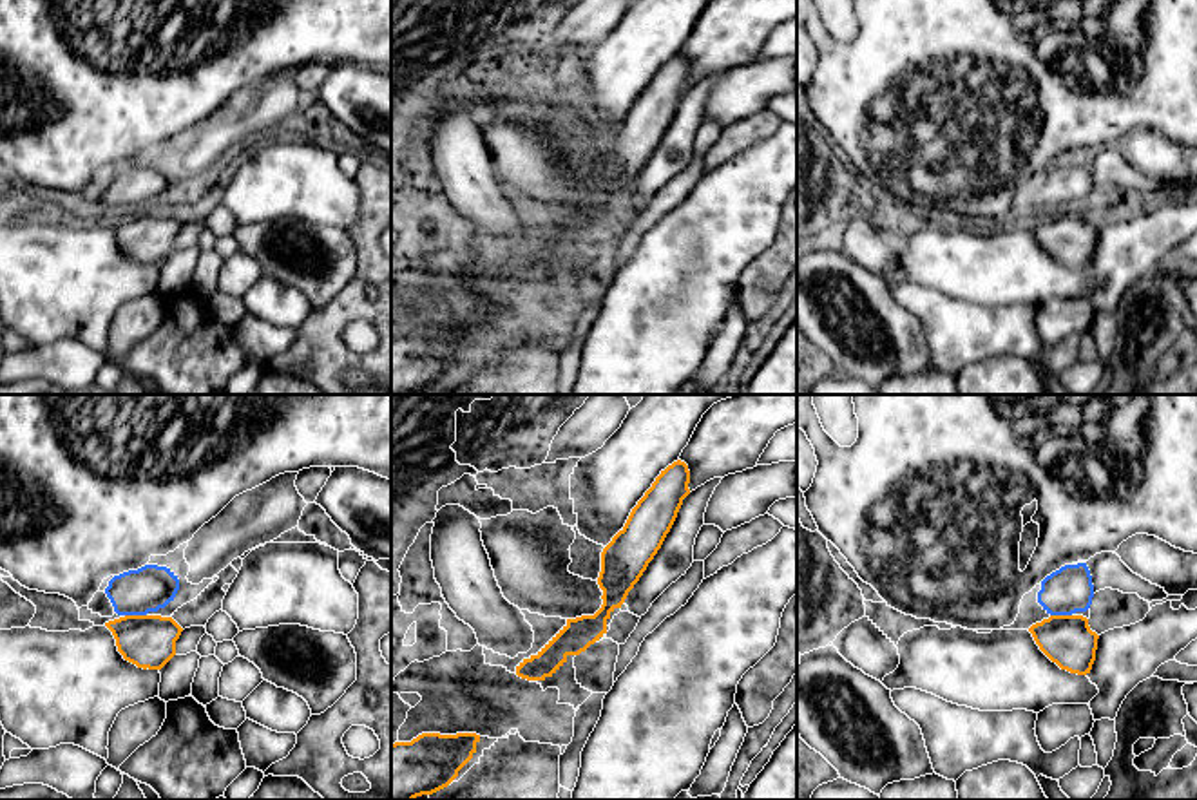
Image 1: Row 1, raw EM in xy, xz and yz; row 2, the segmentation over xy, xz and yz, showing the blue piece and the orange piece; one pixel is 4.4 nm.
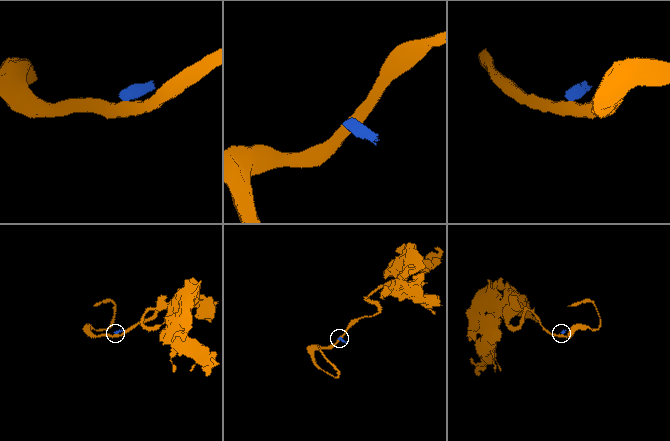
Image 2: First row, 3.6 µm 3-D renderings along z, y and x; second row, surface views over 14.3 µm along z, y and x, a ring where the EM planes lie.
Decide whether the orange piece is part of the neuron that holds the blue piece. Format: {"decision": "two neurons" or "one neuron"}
{"decision": "one neuron"}

